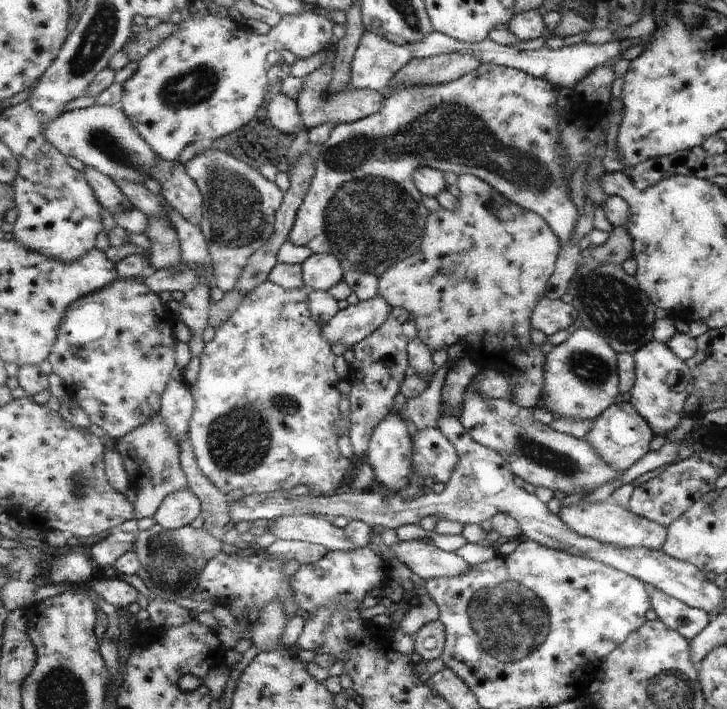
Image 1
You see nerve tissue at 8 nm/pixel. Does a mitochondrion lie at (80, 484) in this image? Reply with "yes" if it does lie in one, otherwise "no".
yes

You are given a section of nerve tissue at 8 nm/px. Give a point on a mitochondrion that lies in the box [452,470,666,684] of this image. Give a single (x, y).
(507, 621)

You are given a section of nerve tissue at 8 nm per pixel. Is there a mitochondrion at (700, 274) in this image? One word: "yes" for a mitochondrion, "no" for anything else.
no

